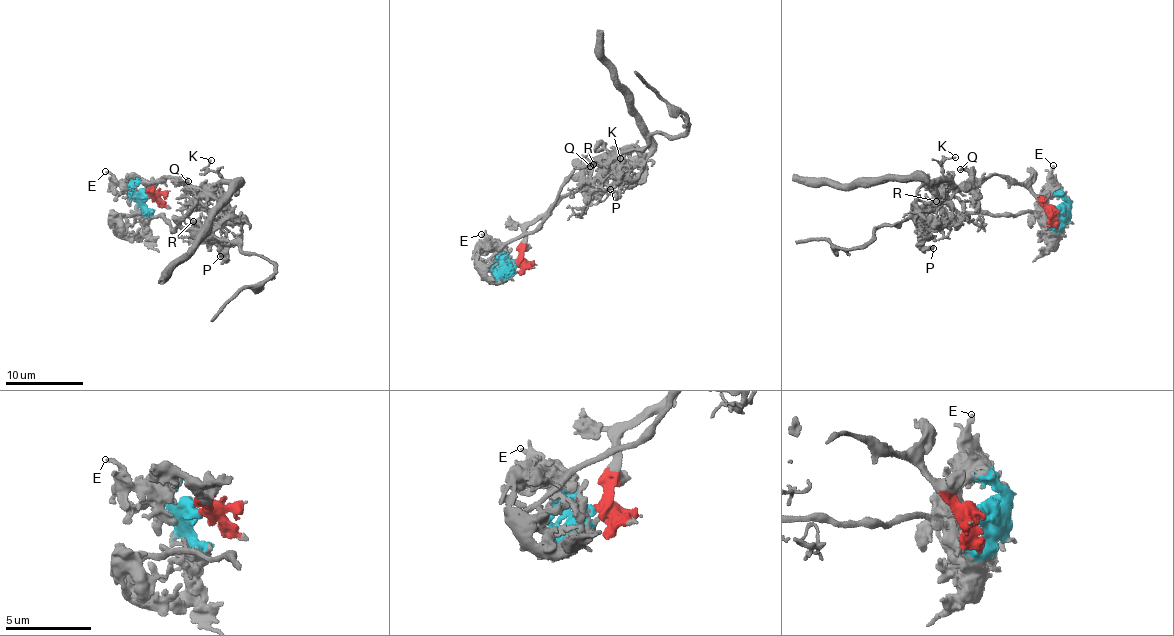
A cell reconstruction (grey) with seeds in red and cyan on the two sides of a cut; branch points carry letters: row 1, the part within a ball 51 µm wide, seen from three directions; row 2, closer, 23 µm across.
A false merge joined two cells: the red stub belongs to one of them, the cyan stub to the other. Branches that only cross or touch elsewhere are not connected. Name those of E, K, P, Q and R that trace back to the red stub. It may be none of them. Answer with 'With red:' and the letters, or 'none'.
With red: K, Q

